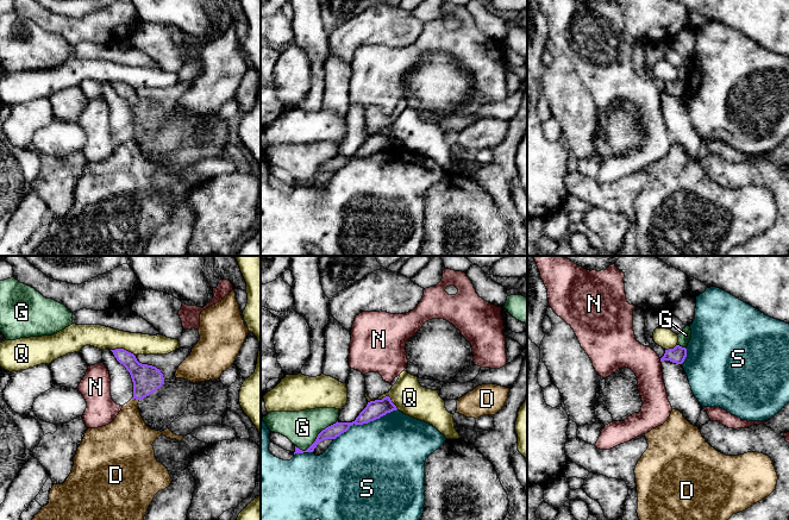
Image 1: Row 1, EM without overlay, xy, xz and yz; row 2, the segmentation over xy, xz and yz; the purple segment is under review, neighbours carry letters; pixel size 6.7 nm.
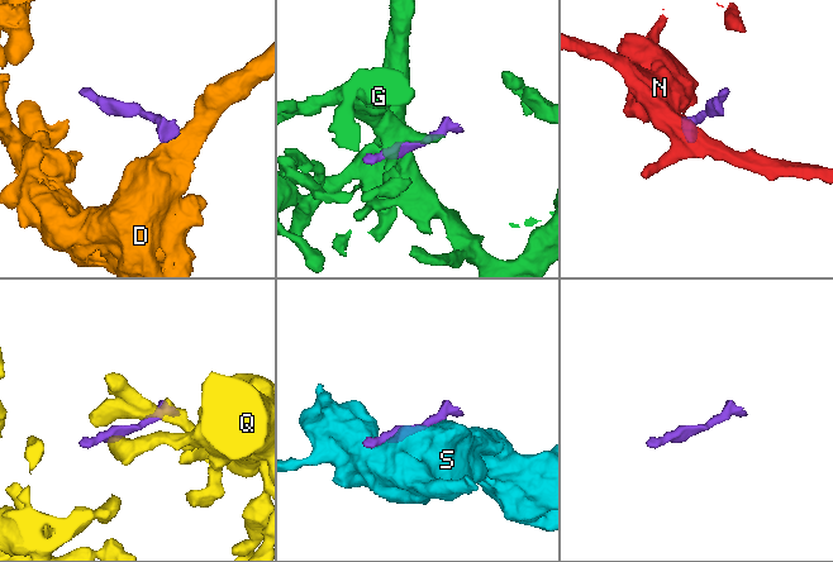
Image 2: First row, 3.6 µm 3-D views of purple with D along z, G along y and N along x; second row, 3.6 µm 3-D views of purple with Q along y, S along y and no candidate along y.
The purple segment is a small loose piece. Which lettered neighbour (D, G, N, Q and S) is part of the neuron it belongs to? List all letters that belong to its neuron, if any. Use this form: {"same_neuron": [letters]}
{"same_neuron": []}

